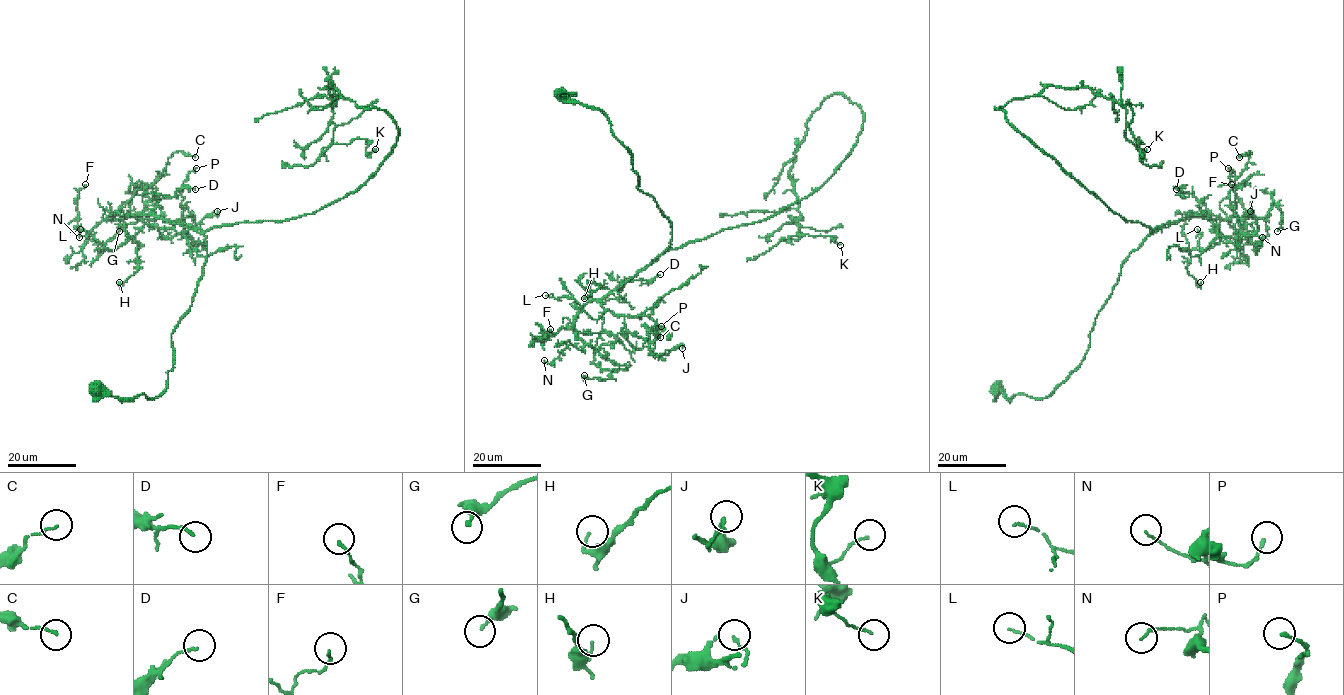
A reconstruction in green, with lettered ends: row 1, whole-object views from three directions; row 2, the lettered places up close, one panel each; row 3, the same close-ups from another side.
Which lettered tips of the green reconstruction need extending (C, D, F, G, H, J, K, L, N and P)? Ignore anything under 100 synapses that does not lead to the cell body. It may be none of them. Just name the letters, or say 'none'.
none

